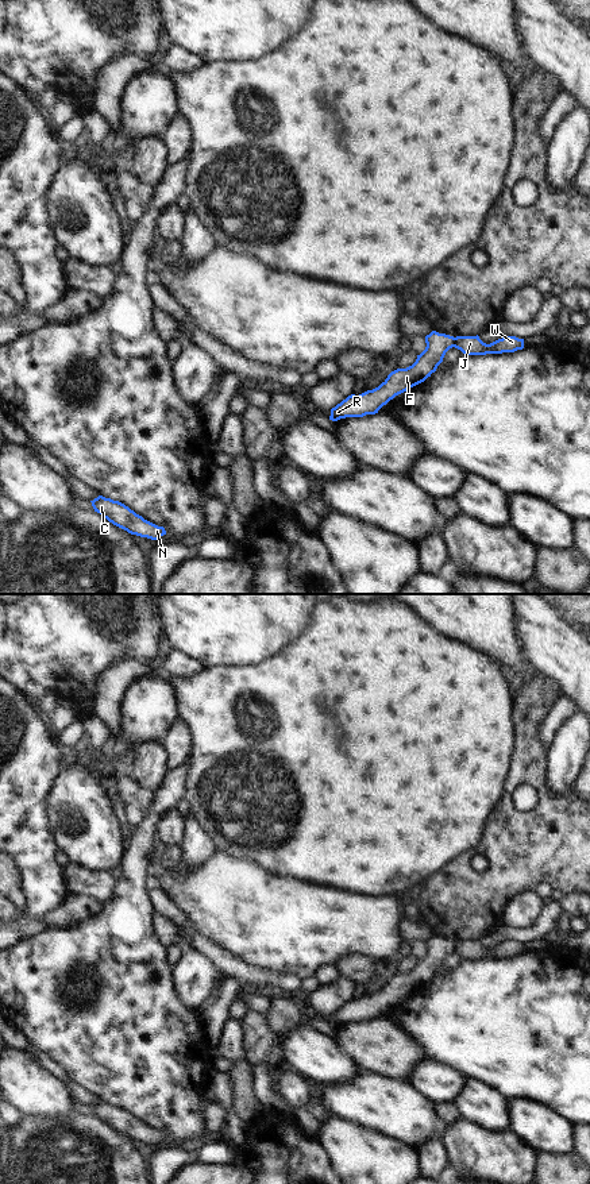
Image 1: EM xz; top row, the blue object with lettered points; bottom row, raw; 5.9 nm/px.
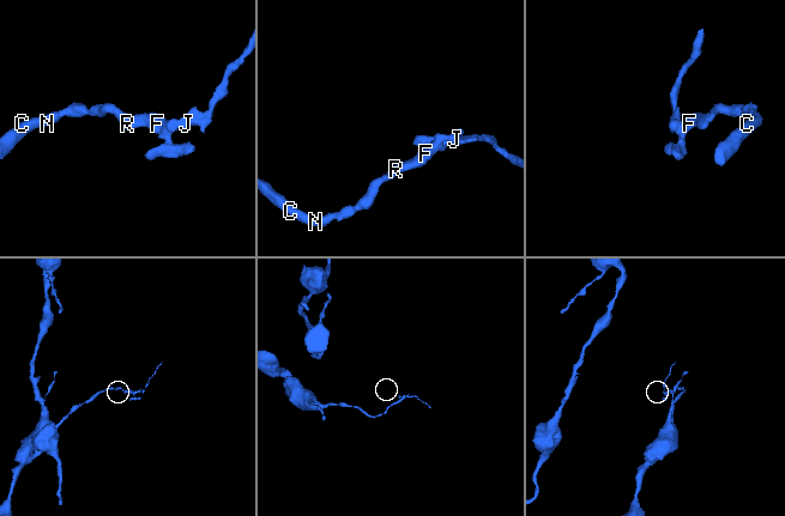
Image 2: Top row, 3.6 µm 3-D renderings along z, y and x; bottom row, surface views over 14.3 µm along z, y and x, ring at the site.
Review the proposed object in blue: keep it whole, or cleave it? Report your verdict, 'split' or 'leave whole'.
split

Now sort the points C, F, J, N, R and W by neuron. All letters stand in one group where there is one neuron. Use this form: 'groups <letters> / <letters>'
groups C F N R / J W

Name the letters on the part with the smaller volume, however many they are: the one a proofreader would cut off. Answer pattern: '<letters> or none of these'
J, W

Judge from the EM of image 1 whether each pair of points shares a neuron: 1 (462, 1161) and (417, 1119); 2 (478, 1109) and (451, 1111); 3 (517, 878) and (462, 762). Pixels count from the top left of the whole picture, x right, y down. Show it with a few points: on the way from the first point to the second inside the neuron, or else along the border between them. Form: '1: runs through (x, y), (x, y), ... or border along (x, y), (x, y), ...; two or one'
1: border along (442, 1127), (438, 1136); two
2: border along (452, 1102), (461, 1117); two
3: border along (502, 787), (500, 799), (490, 813), (475, 845); two

